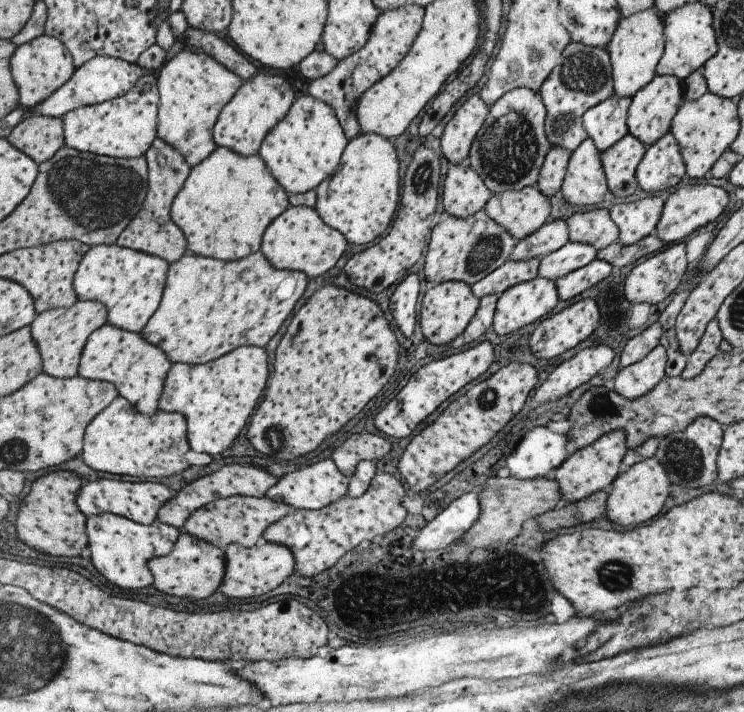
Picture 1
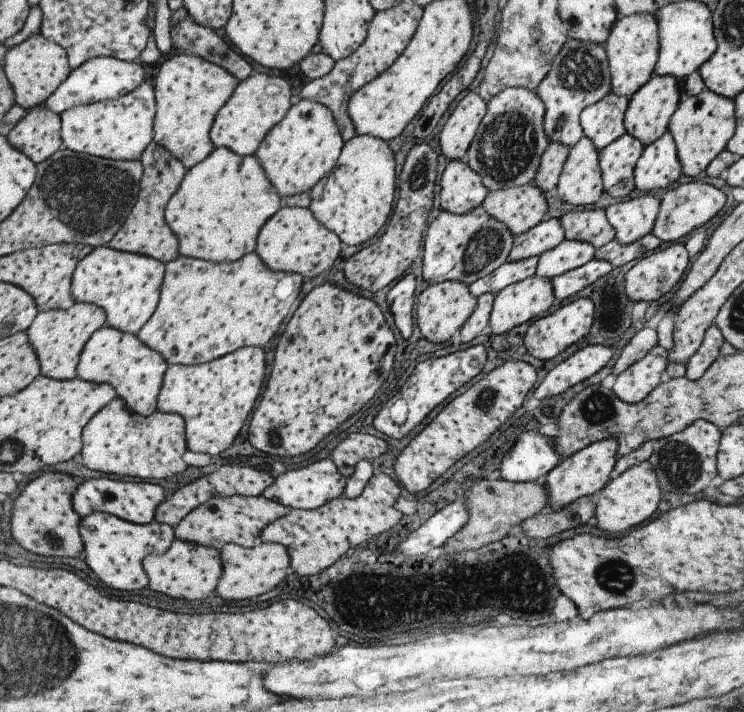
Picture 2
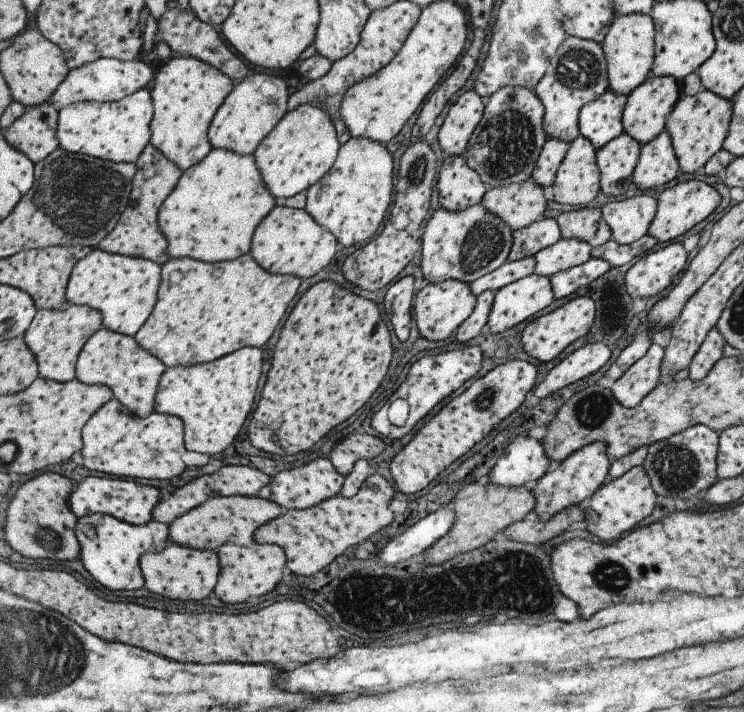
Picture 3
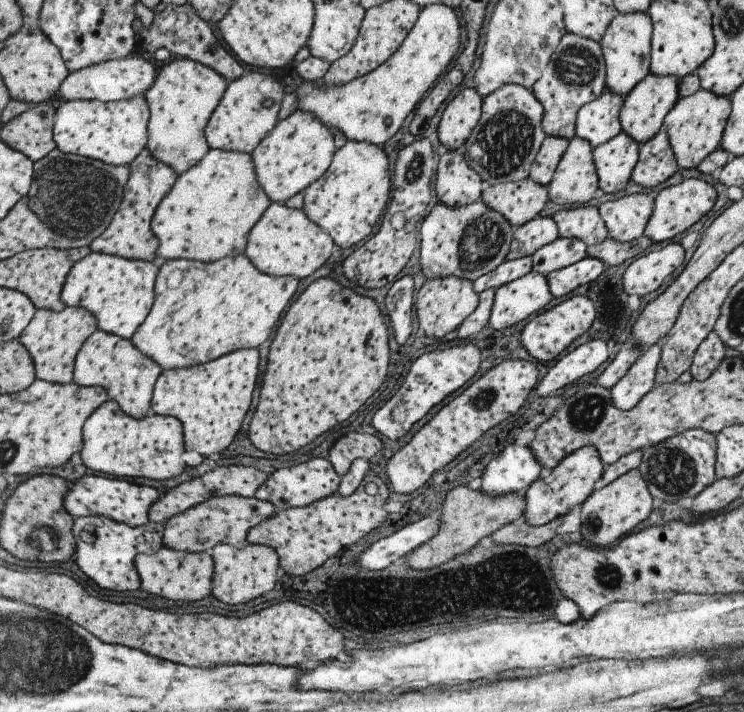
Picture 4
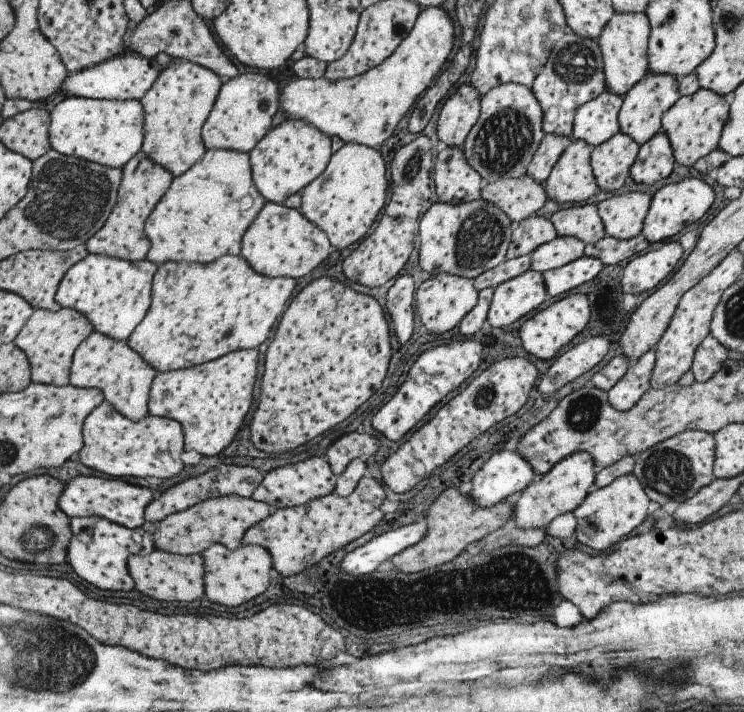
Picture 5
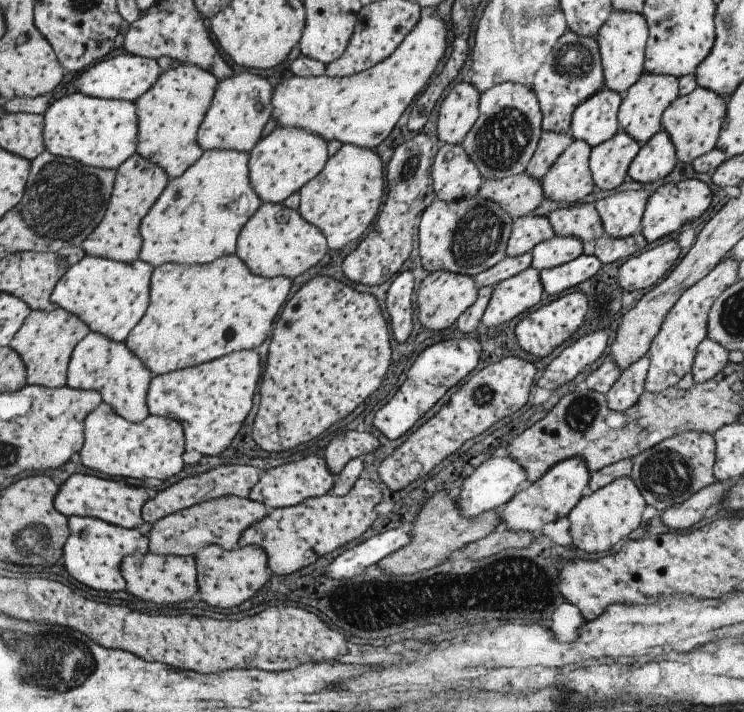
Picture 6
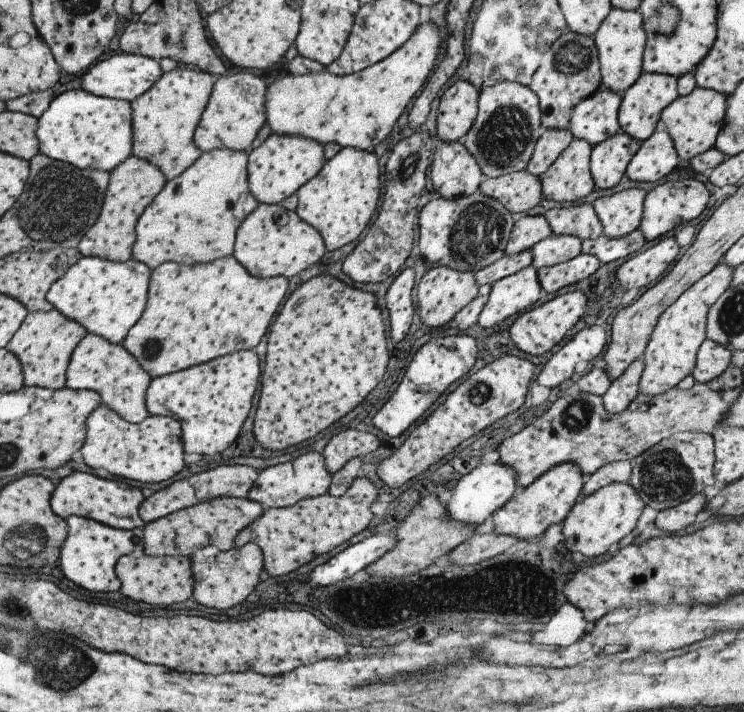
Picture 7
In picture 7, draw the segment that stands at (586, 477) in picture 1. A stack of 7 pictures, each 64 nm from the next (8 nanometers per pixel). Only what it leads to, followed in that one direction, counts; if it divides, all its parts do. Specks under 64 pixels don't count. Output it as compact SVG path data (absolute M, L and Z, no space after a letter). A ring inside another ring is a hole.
M572 462L552 466L529 486L515 490L512 497L492 514L494 533L516 536L518 540L539 537L548 527L559 524L580 496L584 477L577 464Z

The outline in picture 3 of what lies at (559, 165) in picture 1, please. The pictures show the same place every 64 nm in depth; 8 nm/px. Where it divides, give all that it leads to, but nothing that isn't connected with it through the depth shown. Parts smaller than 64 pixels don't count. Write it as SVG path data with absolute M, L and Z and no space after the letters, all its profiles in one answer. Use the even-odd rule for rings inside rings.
M548 138L538 154L533 172L530 174L531 180L541 188L552 186L554 176L568 148L569 143Z

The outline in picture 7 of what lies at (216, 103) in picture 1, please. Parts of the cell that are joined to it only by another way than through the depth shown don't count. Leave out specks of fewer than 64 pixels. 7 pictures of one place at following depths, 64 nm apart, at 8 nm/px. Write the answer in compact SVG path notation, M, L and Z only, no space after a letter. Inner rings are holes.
M177 65L170 72L163 72L149 90L129 104L131 108L131 156L155 166L163 174L165 180L182 174L202 154L193 144L192 137L197 122L207 105L212 87L213 76L192 66Z

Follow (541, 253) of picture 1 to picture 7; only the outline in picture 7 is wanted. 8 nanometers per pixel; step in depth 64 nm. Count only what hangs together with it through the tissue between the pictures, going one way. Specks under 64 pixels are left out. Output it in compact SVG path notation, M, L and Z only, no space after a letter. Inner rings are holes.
M543 215L514 217L511 234L504 248L505 255L513 255L530 248L551 235L551 229Z

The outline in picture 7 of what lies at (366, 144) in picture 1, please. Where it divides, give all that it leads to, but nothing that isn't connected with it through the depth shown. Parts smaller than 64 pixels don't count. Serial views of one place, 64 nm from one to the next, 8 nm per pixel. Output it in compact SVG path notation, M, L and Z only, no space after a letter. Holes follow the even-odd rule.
M350 147L340 148L333 158L326 160L313 178L305 182L295 193L294 211L310 224L324 242L327 254L338 248L346 248L363 228L369 224L379 200L379 166L377 158L369 151Z

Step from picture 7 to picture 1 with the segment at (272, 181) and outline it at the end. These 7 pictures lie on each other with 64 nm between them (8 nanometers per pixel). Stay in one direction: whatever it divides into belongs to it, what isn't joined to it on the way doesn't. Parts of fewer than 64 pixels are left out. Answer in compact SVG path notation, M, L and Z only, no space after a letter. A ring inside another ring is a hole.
M311 95L296 98L279 122L265 135L258 154L267 170L288 195L314 190L336 170L348 138L339 126L333 107Z

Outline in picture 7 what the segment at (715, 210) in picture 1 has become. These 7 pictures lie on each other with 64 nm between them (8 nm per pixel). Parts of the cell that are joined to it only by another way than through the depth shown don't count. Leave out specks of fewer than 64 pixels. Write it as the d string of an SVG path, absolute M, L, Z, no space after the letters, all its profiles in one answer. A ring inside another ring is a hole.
M683 179L657 184L655 188L645 194L638 228L645 240L655 240L659 236L671 232L678 224L682 225L684 222L697 218L705 210L707 200L709 200L709 192L697 180Z

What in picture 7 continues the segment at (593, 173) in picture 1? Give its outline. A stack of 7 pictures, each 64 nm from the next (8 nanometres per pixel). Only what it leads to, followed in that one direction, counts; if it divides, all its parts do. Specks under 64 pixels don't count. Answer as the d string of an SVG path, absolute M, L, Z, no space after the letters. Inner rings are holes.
M572 139L540 175L542 196L556 202L577 202L595 190L588 168L591 148L583 140Z

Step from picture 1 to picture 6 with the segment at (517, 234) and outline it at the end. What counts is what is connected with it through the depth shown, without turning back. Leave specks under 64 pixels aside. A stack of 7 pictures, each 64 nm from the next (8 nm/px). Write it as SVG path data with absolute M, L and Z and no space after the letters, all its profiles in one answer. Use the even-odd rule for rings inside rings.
M526 173L487 179L479 187L477 196L495 202L513 220L531 214L544 199L540 181Z

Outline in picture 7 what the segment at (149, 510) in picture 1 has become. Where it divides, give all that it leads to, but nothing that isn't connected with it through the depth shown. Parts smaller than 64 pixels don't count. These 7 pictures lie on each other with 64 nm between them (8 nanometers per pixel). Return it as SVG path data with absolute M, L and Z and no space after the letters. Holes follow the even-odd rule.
M73 471L54 486L49 504L51 510L63 520L69 515L75 515L96 520L116 529L133 530L144 526L138 515L138 508L143 499L139 489L129 487L121 480L99 480L99 477L93 474Z

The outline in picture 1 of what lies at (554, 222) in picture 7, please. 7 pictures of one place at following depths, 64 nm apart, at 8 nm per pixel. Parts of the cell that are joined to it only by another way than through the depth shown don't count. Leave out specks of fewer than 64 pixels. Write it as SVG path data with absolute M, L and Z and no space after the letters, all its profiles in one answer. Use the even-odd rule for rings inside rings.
M607 208L575 213L565 219L568 240L571 243L587 243L596 250L618 240L618 228L613 224Z

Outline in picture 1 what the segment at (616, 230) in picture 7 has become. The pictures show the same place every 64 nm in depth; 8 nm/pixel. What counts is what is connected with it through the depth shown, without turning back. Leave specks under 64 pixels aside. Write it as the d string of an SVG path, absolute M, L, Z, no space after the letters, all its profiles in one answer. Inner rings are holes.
M651 195L629 204L611 206L608 211L613 224L618 228L618 243L631 246L653 233L663 205L661 196Z

